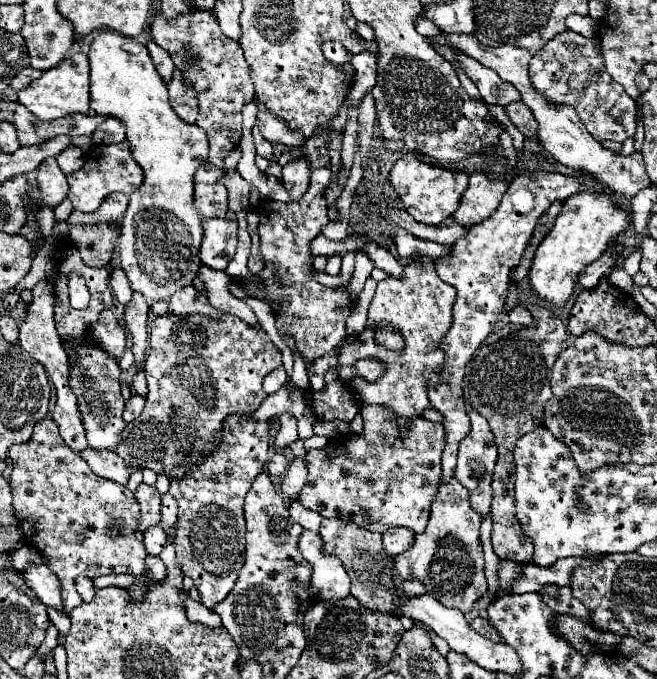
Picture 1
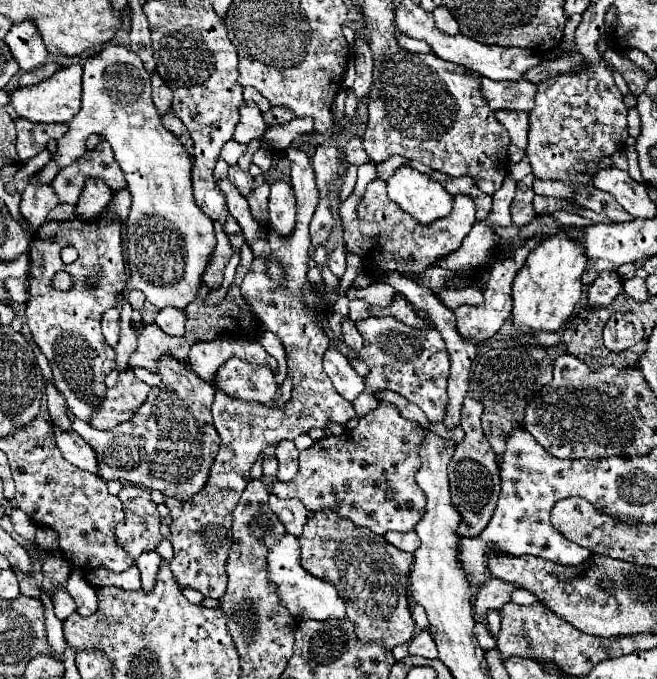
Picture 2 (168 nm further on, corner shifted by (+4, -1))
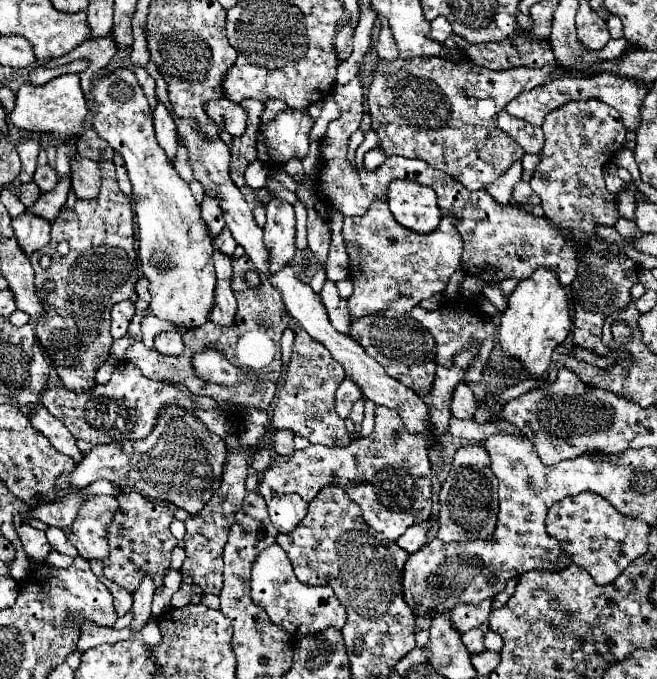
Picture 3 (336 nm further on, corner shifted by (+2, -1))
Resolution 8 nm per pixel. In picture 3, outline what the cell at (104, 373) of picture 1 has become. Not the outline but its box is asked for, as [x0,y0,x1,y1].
[31,162,139,392]

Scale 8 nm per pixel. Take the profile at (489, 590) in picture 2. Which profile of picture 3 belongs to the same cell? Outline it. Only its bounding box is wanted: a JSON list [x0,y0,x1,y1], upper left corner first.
[451,600,493,632]

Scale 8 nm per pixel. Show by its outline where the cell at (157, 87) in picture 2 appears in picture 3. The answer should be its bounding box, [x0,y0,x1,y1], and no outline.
[153,102,177,160]

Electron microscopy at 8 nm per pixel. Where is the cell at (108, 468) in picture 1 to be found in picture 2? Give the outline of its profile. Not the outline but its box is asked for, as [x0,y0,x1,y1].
[53,426,97,474]

